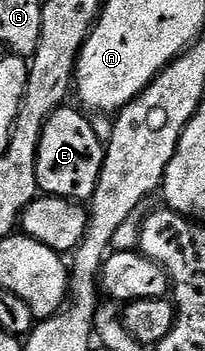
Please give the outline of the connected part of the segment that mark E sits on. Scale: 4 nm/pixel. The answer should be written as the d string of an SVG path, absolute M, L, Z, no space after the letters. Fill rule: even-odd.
M71 107L58 108L45 122L37 150L37 182L40 193L87 202L97 190L105 144L94 133L90 119L78 107Z

